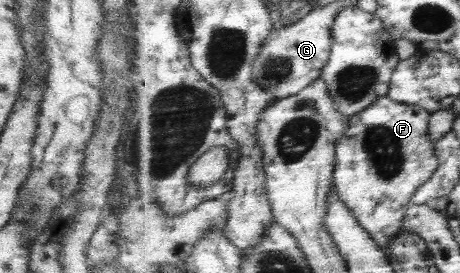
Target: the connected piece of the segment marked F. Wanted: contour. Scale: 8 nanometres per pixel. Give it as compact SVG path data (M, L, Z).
M384 96L368 110L350 117L353 125L338 144L338 165L335 173L338 195L349 205L352 213L361 222L361 226L374 236L374 240L386 253L390 250L390 244L393 244L397 236L406 230L405 219L416 192L433 180L441 168L441 161L437 156L437 144L430 136L432 115L429 109L418 104L404 104Z

